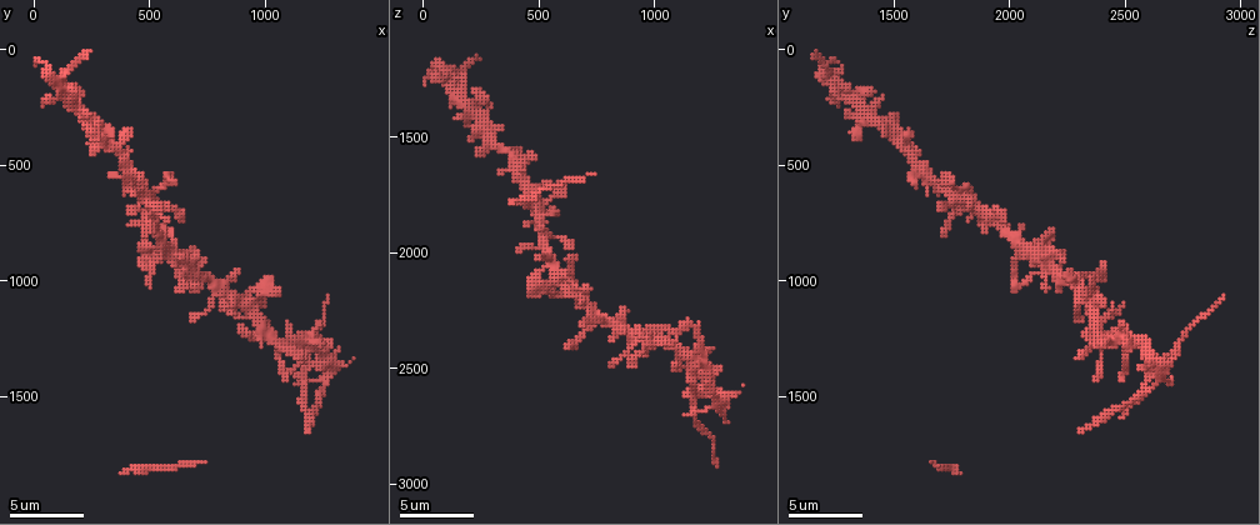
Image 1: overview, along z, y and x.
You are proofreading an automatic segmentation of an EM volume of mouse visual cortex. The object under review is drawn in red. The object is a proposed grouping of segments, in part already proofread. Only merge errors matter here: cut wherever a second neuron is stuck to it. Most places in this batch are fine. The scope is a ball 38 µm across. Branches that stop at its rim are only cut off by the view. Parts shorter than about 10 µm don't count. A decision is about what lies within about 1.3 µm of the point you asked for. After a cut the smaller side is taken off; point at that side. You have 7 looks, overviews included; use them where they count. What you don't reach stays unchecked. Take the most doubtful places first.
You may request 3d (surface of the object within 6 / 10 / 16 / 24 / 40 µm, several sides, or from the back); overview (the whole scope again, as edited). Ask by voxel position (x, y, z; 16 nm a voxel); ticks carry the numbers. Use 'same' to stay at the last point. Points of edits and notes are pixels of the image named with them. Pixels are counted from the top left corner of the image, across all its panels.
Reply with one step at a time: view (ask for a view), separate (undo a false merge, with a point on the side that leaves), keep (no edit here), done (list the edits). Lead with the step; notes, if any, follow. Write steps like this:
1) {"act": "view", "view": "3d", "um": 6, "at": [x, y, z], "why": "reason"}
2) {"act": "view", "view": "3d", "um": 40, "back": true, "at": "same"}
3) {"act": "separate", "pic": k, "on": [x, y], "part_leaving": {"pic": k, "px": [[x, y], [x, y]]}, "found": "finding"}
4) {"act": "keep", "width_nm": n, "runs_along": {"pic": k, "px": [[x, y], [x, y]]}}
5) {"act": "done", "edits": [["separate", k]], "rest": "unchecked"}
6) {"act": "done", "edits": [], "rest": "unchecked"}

{"act": "view", "view": "3d", "um": 10, "at": [290, 350, 1450], "why": "sudden change in width"}

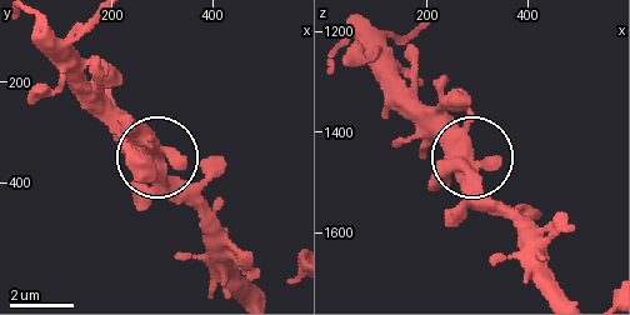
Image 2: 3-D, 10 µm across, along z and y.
{"act": "keep", "found": "continuous, no second neuron"}

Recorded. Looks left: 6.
{"act": "view", "view": "3d", "um": 10, "at": [450, 570, 1680], "why": "four arms meet"}

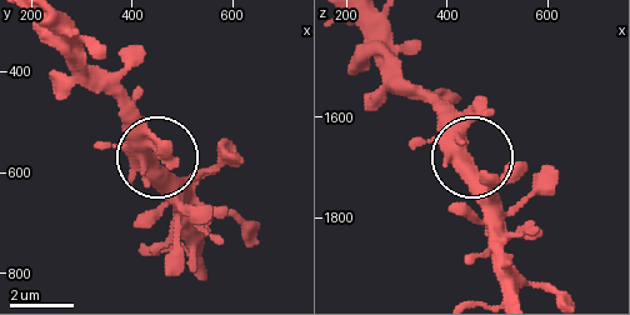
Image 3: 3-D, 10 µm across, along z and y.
{"act": "view", "view": "3d", "um": 6, "at": [445, 580, 1685]}

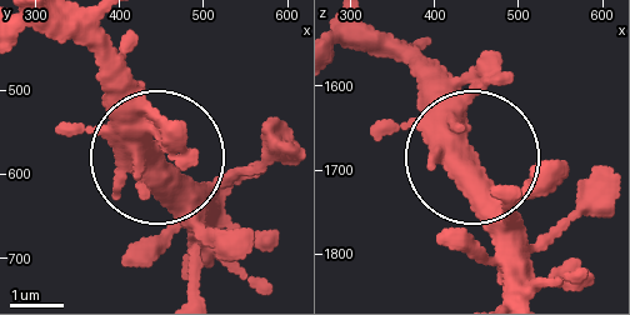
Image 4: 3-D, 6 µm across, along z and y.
{"act": "keep", "found": "all the same neuron"}

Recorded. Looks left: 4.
{"act": "view", "view": "3d", "um": 10, "at": [1000, 1230, 2380]}

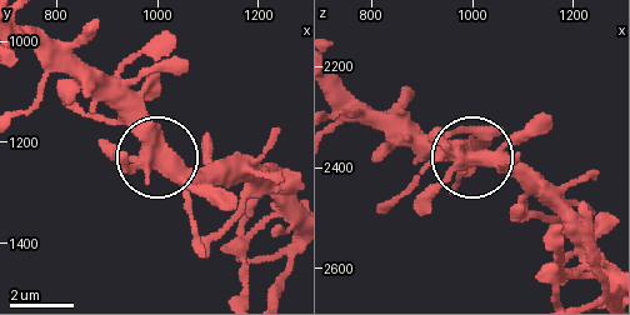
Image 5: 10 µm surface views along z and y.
{"act": "view", "view": "3d", "um": 6, "at": [1000, 1235, 2375]}

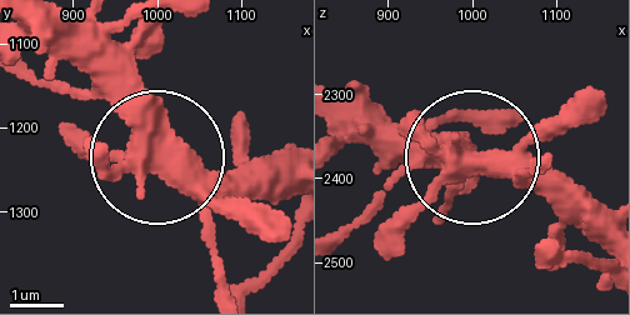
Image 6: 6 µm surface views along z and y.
{"act": "keep", "width_nm": 470, "found": "continuous, no second neuron"}

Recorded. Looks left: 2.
{"act": "view", "view": "3d", "um": 6, "at": [750, 990, 2260], "why": "two arms in line, one across"}

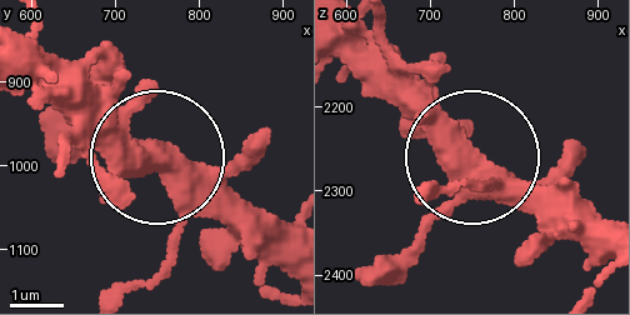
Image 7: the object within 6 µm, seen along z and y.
{"act": "keep", "runs_along": {"pic": 7, "px": [[286, 273], [63, 89]]}, "found": "one neuron here"}

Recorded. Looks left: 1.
{"act": "done", "edits": [], "rest": "unchecked"}

